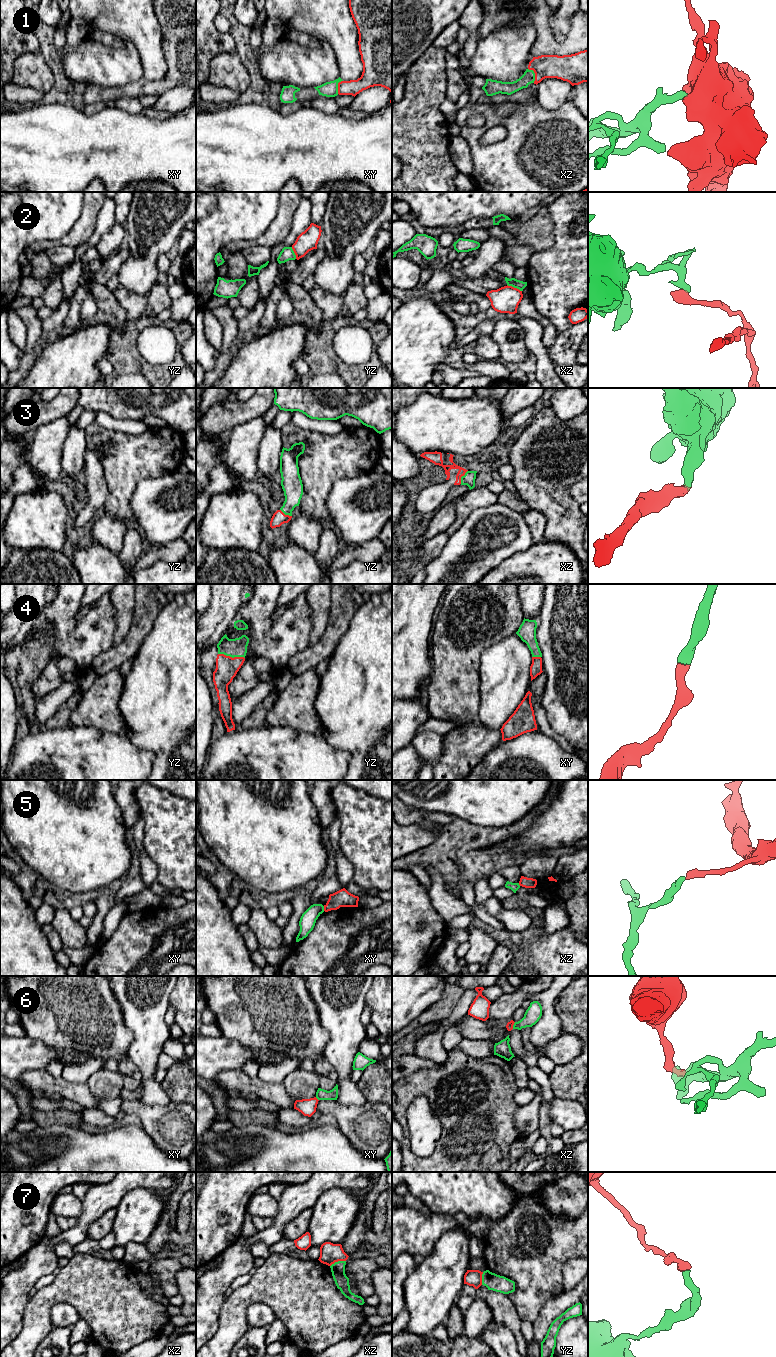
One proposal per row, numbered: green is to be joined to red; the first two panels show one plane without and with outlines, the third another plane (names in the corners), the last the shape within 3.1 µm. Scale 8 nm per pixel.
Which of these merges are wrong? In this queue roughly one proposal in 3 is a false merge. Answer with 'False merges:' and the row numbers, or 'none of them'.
False merges: 2, 5, 6, 7

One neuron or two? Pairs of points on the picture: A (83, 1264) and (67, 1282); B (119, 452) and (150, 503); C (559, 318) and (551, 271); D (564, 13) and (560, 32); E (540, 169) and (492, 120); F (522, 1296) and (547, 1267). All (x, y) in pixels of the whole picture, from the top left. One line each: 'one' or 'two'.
A: one
B: two
C: one
D: one
E: one
F: one

